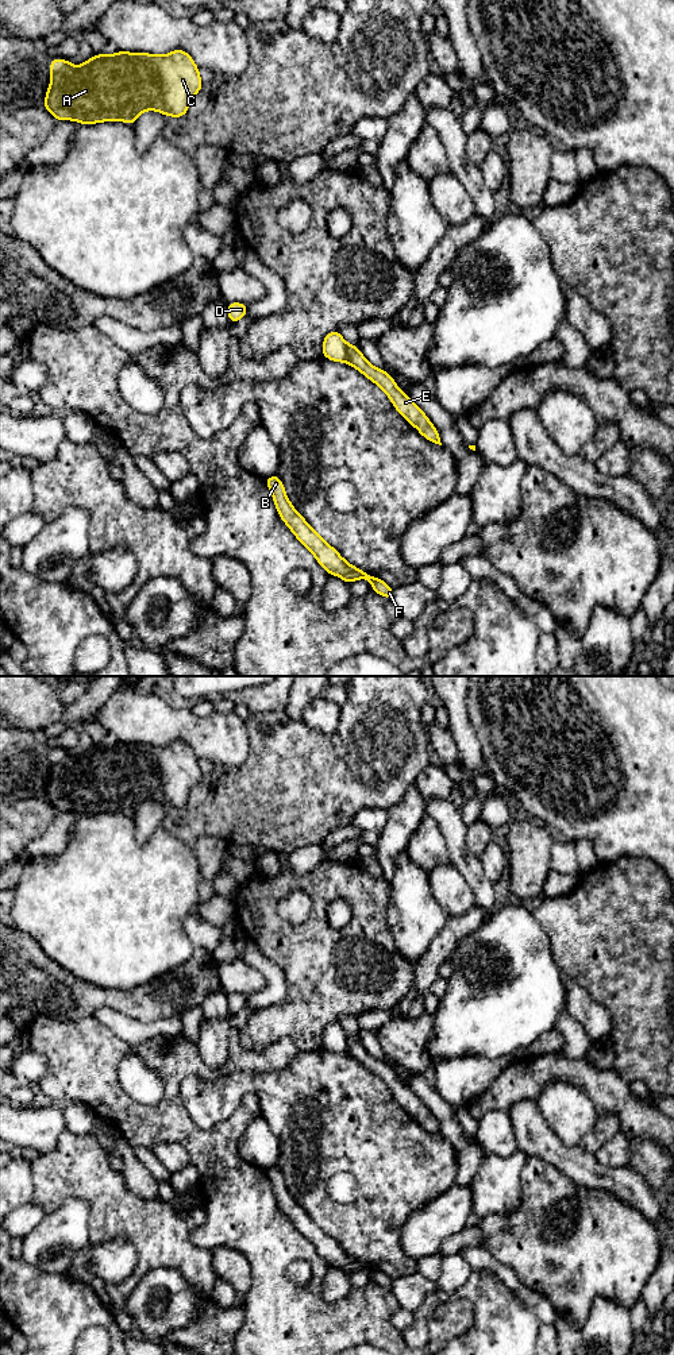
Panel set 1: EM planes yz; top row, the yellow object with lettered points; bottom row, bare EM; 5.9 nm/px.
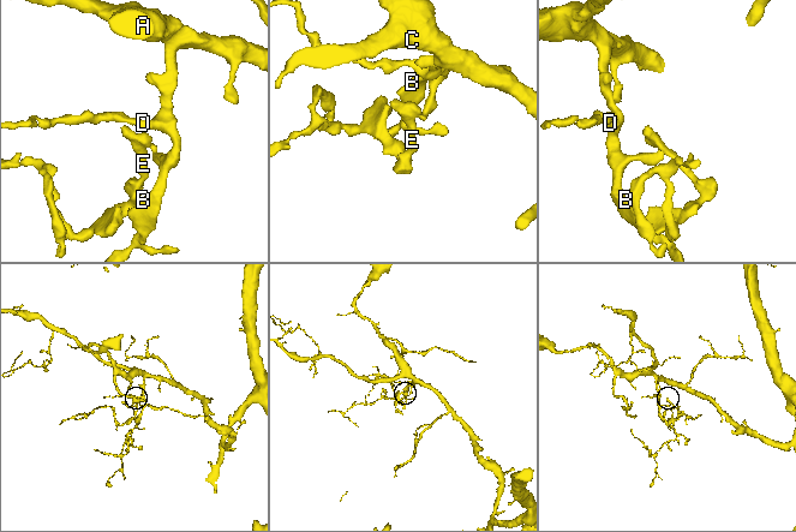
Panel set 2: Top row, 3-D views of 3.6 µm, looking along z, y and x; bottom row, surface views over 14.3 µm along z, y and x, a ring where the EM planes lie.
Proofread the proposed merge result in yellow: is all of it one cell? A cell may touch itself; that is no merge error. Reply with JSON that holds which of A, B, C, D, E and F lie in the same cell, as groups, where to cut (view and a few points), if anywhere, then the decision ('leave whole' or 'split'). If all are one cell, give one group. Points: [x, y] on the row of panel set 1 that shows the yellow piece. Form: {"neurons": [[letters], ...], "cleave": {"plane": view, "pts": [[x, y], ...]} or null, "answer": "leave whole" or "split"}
{"neurons": [["A", "B", "C", "D", "F"], ["E"]], "cleave": {"plane": "yz", "pts": [[346, 344], [349, 362]]}, "answer": "split"}

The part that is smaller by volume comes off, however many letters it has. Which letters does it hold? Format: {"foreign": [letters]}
{"foreign": ["E"]}

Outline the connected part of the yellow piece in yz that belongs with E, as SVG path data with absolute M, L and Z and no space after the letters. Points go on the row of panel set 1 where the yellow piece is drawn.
M347 344L347 355L348 364L378 385L386 393L396 410L412 424L424 439L442 445L438 429L432 425L424 412L398 389L386 371L371 366L355 345Z

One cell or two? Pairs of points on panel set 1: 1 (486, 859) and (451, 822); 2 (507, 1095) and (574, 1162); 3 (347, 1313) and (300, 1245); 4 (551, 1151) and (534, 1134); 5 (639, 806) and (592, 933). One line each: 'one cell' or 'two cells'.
1: two cells
2: two cells
3: one cell
4: one cell
5: two cells

